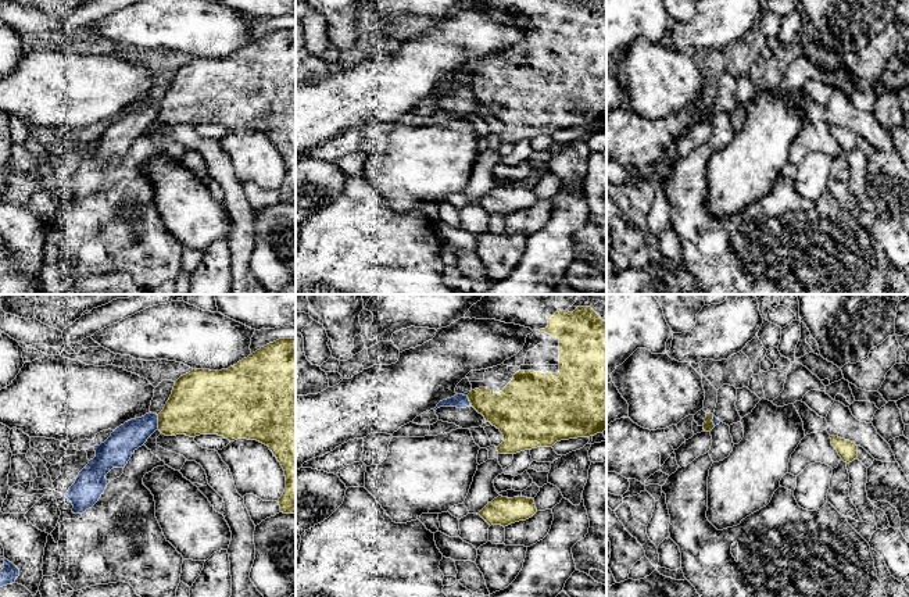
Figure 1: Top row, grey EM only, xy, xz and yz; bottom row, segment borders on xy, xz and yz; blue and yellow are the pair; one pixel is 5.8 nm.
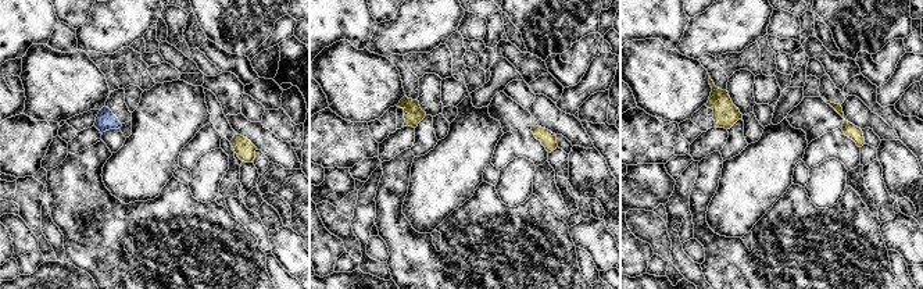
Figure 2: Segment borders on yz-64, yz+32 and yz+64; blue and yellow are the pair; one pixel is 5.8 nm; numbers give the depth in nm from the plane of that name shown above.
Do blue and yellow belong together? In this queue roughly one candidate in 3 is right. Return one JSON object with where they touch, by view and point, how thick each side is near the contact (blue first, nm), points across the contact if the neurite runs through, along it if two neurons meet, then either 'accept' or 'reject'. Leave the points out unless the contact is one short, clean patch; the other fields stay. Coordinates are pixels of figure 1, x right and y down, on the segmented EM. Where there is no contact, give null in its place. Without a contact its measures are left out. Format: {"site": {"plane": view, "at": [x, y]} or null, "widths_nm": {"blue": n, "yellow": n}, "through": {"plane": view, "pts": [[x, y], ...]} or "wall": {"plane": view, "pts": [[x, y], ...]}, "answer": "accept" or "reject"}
{"site": {"plane": "xy", "at": [157, 422]}, "widths_nm": {"blue": 170, "yellow": 320}, "wall": {"plane": "xy", "pts": [[157, 415], [158, 428]]}, "answer": "reject"}

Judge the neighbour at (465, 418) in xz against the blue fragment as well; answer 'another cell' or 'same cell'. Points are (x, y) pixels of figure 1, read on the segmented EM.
same cell

